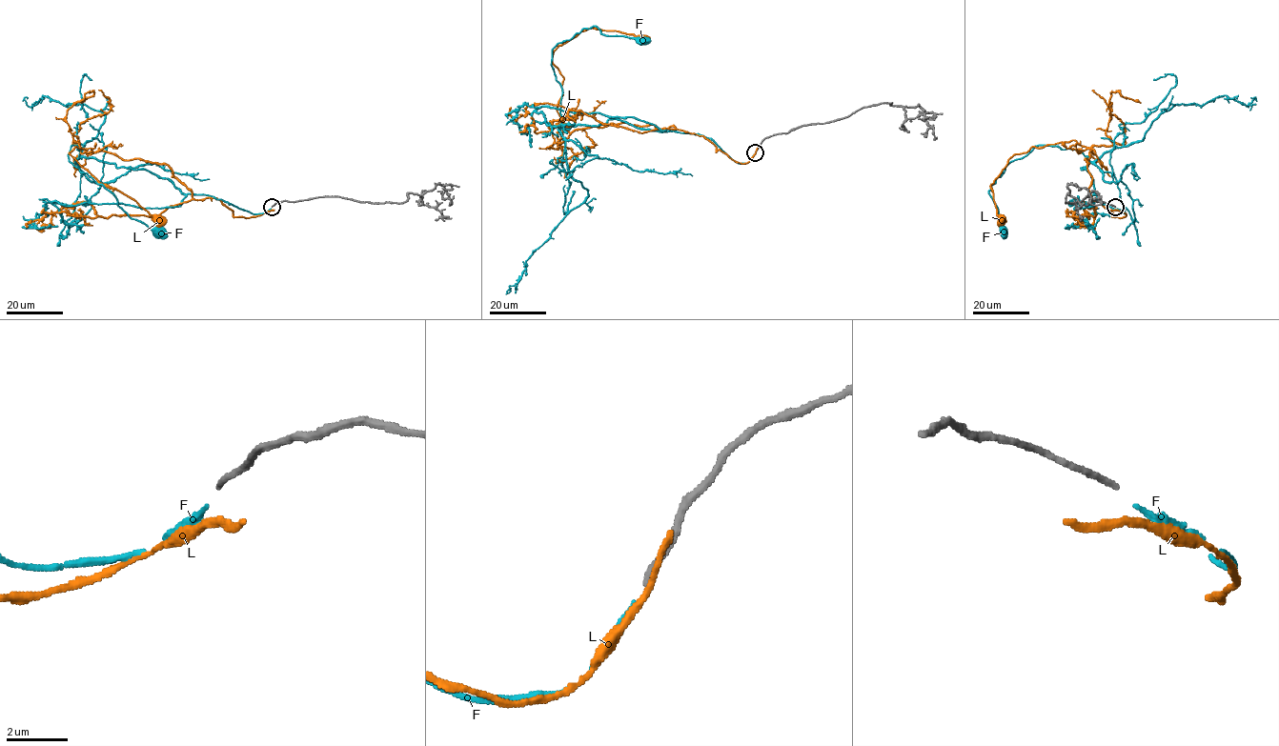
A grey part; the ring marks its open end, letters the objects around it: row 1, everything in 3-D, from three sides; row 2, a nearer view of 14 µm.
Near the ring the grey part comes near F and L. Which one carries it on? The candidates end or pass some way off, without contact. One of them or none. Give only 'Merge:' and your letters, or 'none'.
Merge: F

